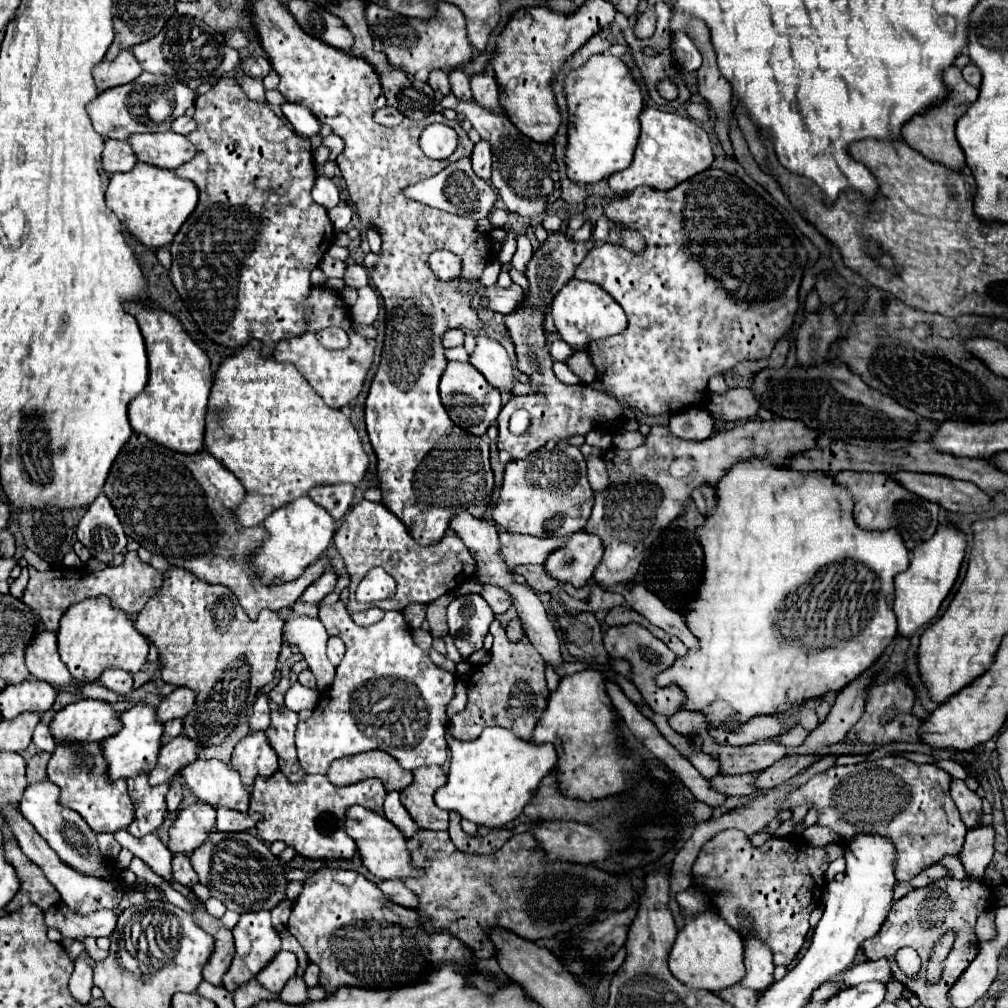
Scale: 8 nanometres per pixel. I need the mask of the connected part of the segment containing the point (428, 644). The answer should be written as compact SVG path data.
M418 628L413 631L413 639L415 643L425 652L429 652L432 648L433 638L428 630Z

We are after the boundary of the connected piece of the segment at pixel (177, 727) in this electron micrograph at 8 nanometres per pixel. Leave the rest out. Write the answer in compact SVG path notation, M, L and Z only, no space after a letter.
M172 719L164 723L164 733L162 733L162 743L172 741L174 737L178 737L182 733L182 719Z

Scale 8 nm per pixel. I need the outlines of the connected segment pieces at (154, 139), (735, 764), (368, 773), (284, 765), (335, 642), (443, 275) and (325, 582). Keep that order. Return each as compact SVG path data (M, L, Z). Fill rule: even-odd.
M174 131L134 135L128 139L128 143L132 145L138 161L164 169L178 169L198 153L196 145L190 145L184 135Z
M766 739L752 743L744 749L728 747L728 751L722 751L722 745L718 745L716 753L718 753L722 775L742 775L742 773L764 771L772 763L780 761L786 755L786 749Z
M380 749L354 757L342 757L328 769L328 779L334 785L352 785L370 777L378 777L388 791L402 791L412 783L412 771L402 769L392 755Z
M290 709L272 711L272 723L266 729L266 735L270 739L272 749L278 753L280 769L286 773L286 777L296 783L302 779L302 767L296 759L296 747L294 747L294 731L298 725L298 715Z
M330 637L326 647L328 647L328 657L330 657L330 661L332 661L334 665L338 665L338 663L342 661L342 657L344 657L344 641L342 641L340 637Z
M434 251L428 263L430 269L436 273L436 277L440 279L454 279L460 273L460 261L450 251Z
M330 567L322 577L318 577L318 579L302 593L302 597L300 597L298 601L300 601L300 603L318 605L328 593L334 591L334 587L336 587L336 575L334 575L334 571L332 571L332 567Z

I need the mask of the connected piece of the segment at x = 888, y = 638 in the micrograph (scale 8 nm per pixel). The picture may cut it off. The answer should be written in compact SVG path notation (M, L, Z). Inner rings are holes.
M760 461L738 463L726 473L726 477L722 477L722 481L716 487L716 495L718 495L718 501L716 501L716 509L714 509L712 517L708 517L704 527L698 529L698 541L702 541L704 557L706 557L706 577L700 585L698 599L694 601L694 609L690 609L690 617L686 617L690 631L700 639L700 649L698 651L690 649L684 659L676 659L676 663L666 673L658 675L658 685L670 685L670 681L674 681L686 693L686 705L682 705L684 709L704 711L710 725L726 723L730 727L732 721L748 721L754 715L772 715L774 711L784 711L796 703L810 699L810 697L822 697L828 691L840 691L850 681L854 681L860 673L870 669L878 661L878 657L886 651L886 647L896 639L896 617L892 611L892 601L894 601L892 581L894 581L896 573L902 573L908 569L908 551L904 547L902 537L898 537L898 533L894 533L894 529L890 529L886 533L870 533L870 531L858 529L852 519L854 503L850 501L850 493L846 493L846 489L840 489L834 483L834 479L826 473L818 473L818 471L804 473L804 471L780 469L770 463L760 463ZM820 569L822 569L822 581L816 579ZM800 587L802 587L802 607L814 607L814 619L820 619L820 613L838 613L838 619L848 619L846 621L848 629L858 629L856 635L850 637L848 641L838 643L836 647L822 649L822 653L810 653L806 647L802 647L802 643L784 637L778 627L778 613L782 613L782 609L788 603L788 597L794 591L798 591Z

